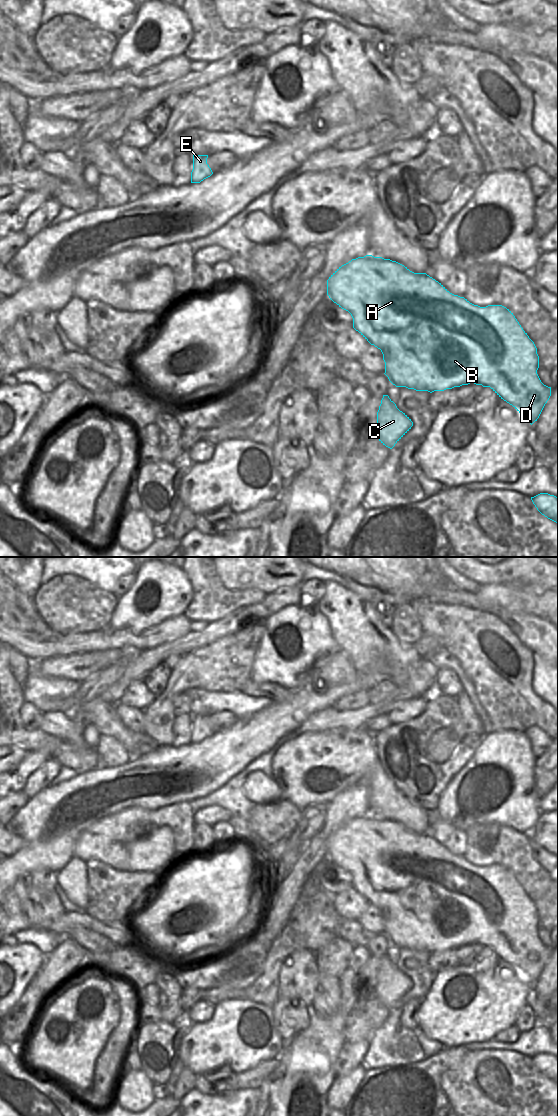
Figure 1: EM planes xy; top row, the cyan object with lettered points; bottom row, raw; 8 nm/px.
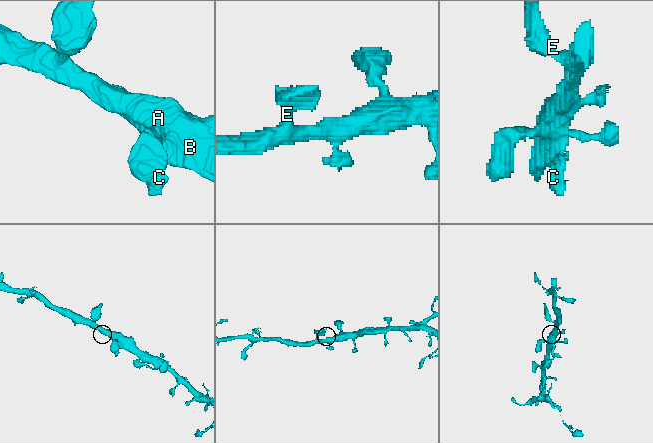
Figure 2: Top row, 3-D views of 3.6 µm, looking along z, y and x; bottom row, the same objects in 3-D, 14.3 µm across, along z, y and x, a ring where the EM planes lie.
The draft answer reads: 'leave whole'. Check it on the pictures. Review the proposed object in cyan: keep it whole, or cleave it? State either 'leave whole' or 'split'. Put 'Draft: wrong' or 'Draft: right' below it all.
leave whole
Draft: right

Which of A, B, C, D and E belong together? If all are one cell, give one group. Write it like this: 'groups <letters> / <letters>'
groups A B C D E

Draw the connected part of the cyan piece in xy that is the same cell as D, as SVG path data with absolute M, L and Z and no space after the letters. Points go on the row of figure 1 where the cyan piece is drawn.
M372 255L352 259L339 267L327 280L327 295L351 314L353 328L381 350L384 374L396 387L430 393L470 383L490 387L521 414L524 423L531 425L551 396L551 387L544 385L537 374L539 356L534 342L513 313L502 305L474 305L450 293L426 273L414 273L396 261Z

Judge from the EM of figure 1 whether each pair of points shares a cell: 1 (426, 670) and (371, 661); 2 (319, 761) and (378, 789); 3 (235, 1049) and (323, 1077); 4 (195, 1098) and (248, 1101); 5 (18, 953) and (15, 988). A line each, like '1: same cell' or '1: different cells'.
1: same cell
2: same cell
3: different cells
4: same cell
5: same cell

